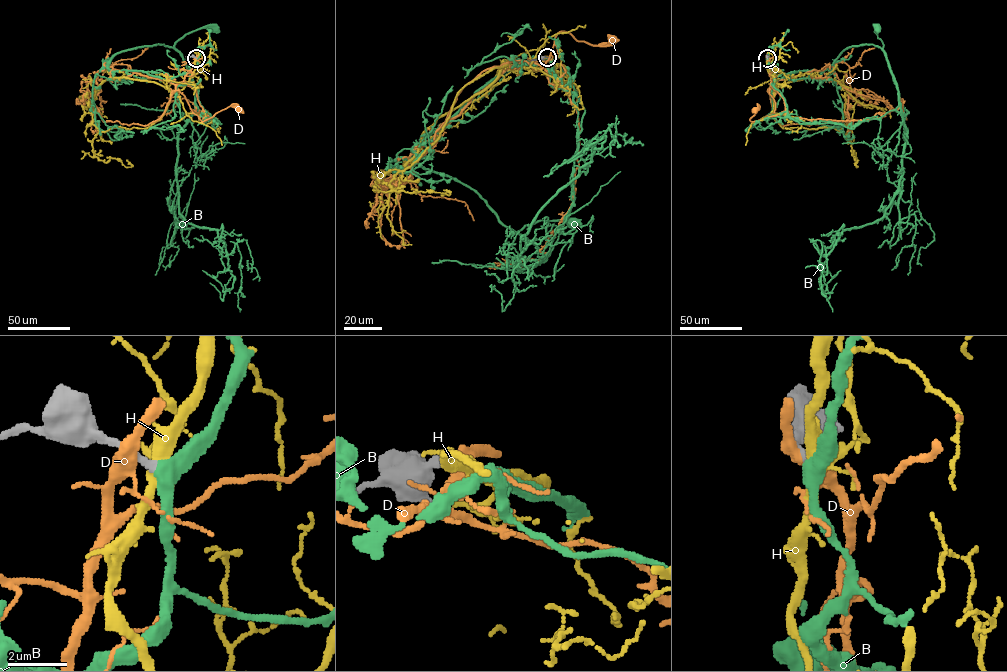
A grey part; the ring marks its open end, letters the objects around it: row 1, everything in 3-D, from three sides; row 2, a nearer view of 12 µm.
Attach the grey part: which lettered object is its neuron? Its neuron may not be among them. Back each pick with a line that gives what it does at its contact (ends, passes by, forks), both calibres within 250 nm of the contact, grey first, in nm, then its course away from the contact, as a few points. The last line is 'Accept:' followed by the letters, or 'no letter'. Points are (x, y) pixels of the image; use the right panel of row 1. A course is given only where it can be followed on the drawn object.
B: it passes by | 220/440 nm | via (767, 58), (776, 80), (799, 71), (824, 71), (846, 48), (873, 44), (882, 48), (877, 28)
Accept: B

